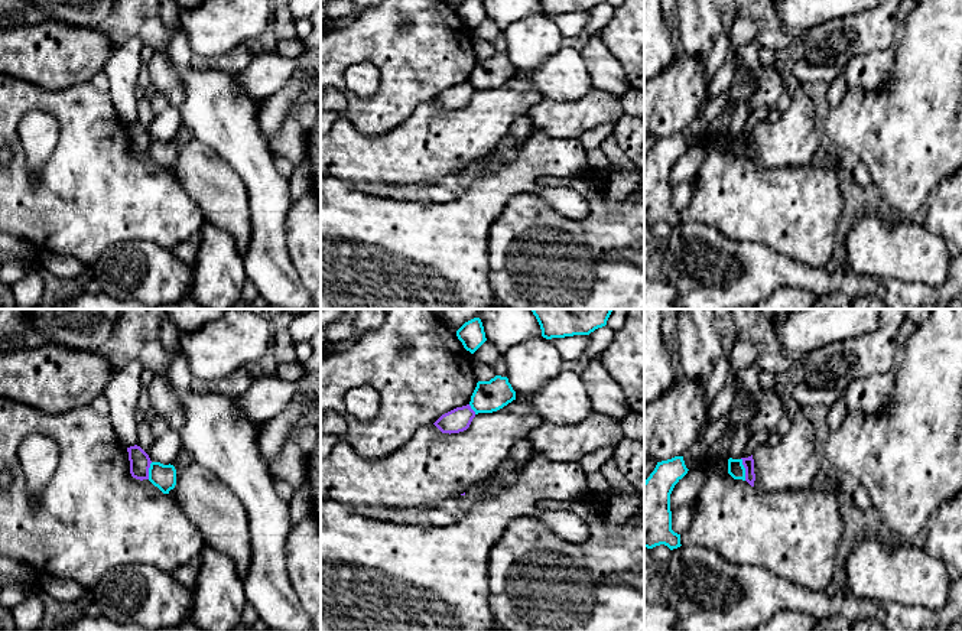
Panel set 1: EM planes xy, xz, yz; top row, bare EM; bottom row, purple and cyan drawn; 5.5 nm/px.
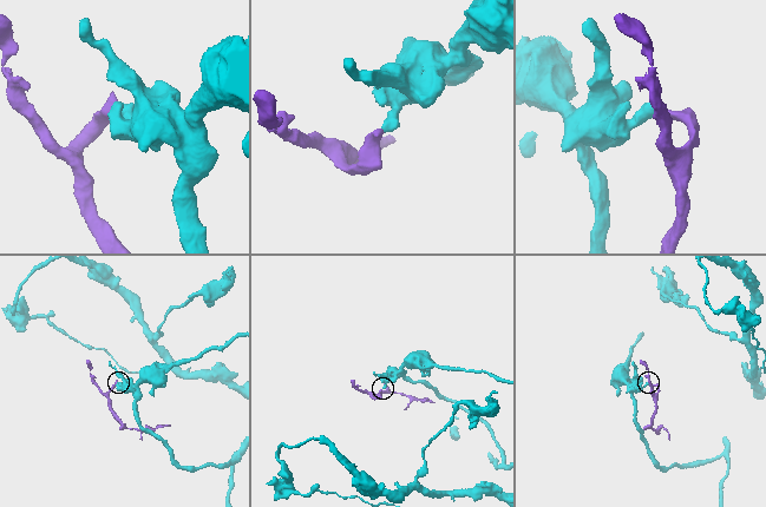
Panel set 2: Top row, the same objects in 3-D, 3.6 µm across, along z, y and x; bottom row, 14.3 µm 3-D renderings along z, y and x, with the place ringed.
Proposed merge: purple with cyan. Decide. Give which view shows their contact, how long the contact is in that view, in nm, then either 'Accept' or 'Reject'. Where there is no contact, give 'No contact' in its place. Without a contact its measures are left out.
Touches purple in yz. Shared border 130 nm. Reject

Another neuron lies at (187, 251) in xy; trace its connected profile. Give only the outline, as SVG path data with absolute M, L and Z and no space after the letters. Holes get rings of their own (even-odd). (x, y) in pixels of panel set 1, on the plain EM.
M196 231L191 238L183 240L178 245L172 247L170 251L176 258L189 264L194 269L199 245L201 245L201 232Z

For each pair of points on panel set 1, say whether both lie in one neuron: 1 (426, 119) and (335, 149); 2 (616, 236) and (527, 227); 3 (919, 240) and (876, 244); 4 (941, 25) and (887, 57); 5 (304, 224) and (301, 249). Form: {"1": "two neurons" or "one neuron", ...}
{"1": "one neuron", "2": "one neuron", "3": "one neuron", "4": "two neurons", "5": "one neuron"}

